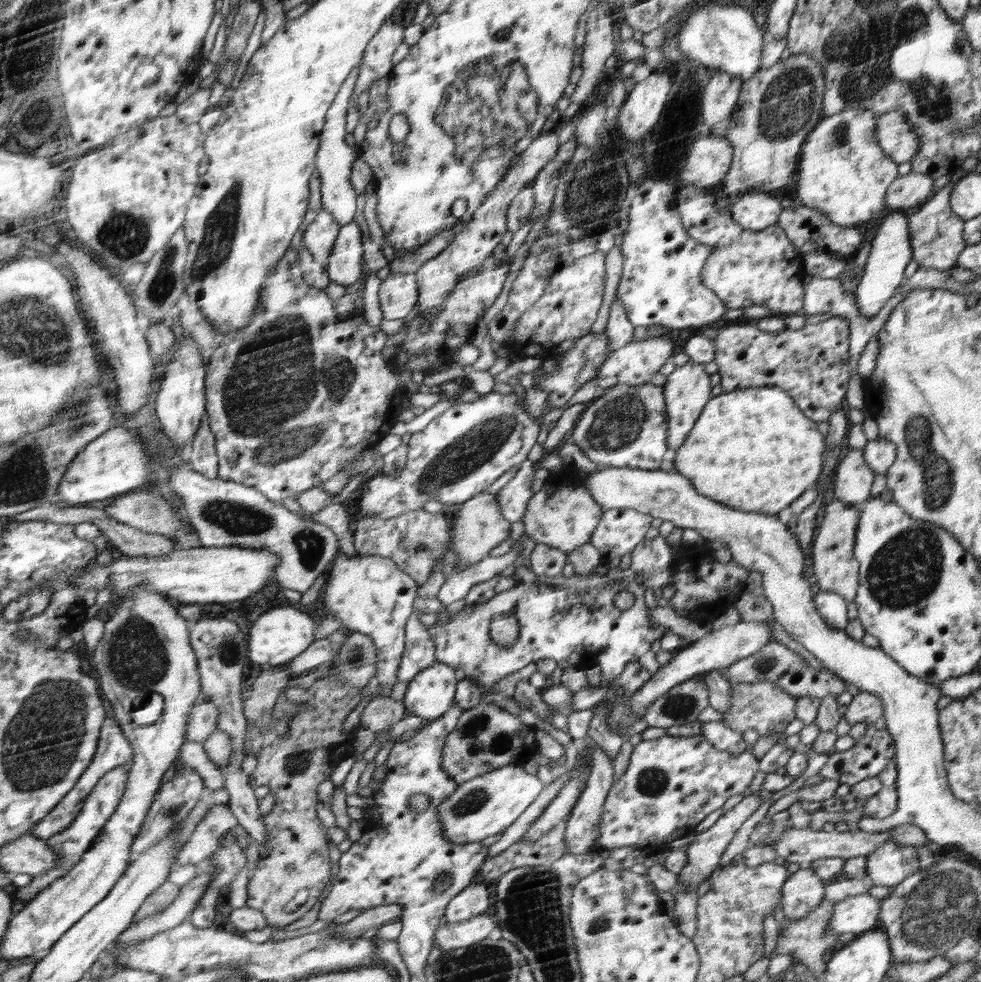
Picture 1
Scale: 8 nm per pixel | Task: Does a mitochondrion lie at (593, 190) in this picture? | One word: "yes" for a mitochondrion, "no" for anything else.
yes

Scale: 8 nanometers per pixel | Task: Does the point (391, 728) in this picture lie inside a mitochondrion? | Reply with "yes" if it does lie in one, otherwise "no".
no

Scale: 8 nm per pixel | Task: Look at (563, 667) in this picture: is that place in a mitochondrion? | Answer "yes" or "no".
no

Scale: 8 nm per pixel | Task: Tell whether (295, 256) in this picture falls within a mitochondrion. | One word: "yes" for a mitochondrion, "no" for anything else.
no

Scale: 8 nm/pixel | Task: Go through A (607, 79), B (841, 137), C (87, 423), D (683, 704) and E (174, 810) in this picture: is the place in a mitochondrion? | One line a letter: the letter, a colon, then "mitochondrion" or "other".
A: other
B: other
C: mitochondrion
D: mitochondrion
E: mitochondrion

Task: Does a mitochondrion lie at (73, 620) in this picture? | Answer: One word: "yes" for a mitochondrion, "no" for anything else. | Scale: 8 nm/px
no

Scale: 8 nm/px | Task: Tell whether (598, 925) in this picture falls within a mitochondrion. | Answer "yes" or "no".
yes

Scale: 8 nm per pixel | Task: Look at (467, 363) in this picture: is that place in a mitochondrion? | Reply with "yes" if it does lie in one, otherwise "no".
no

